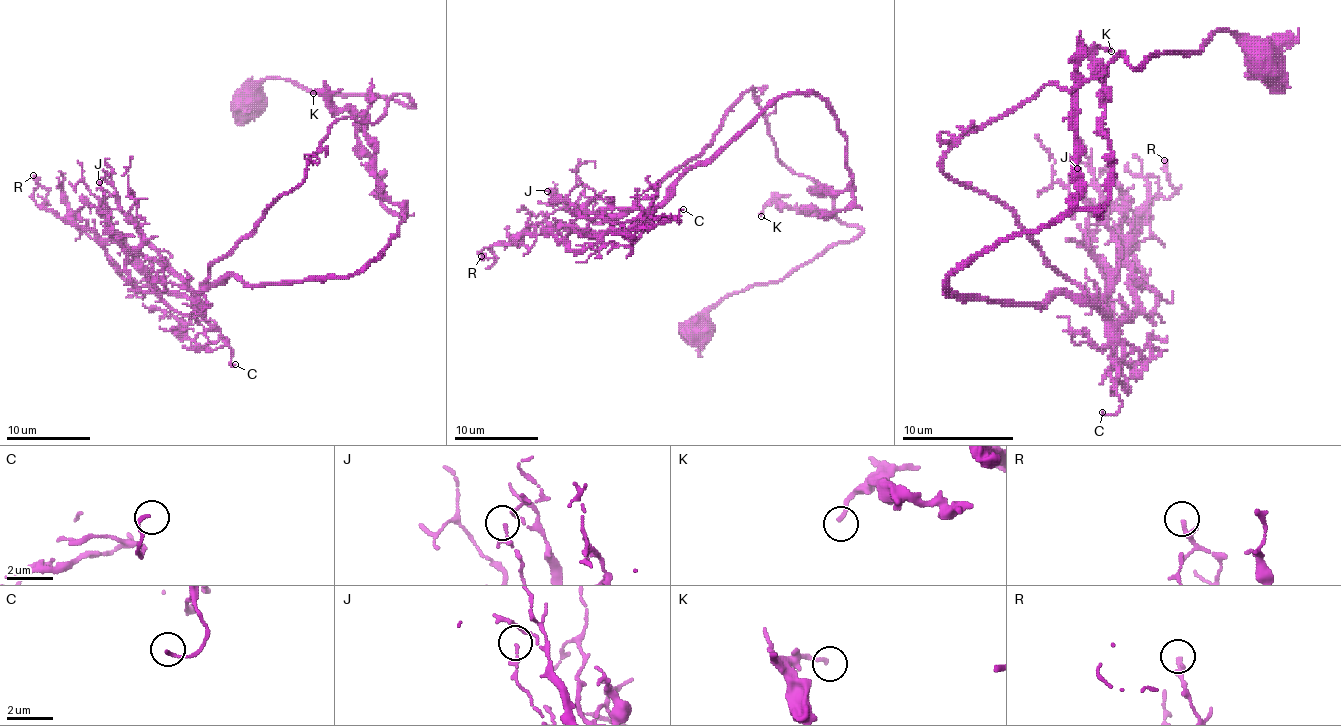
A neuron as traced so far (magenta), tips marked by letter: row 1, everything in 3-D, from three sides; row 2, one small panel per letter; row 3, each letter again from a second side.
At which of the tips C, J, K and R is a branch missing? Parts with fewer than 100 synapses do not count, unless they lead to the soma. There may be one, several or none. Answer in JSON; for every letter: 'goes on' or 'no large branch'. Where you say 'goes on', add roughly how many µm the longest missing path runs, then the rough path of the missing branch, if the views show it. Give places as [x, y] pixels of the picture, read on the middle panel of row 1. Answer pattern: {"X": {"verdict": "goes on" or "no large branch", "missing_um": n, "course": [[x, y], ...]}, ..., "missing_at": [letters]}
{"C": {"verdict": "no large branch"}, "J": {"verdict": "no large branch"}, "K": {"verdict": "no large branch"}, "R": {"verdict": "no large branch"}, "missing_at": []}

